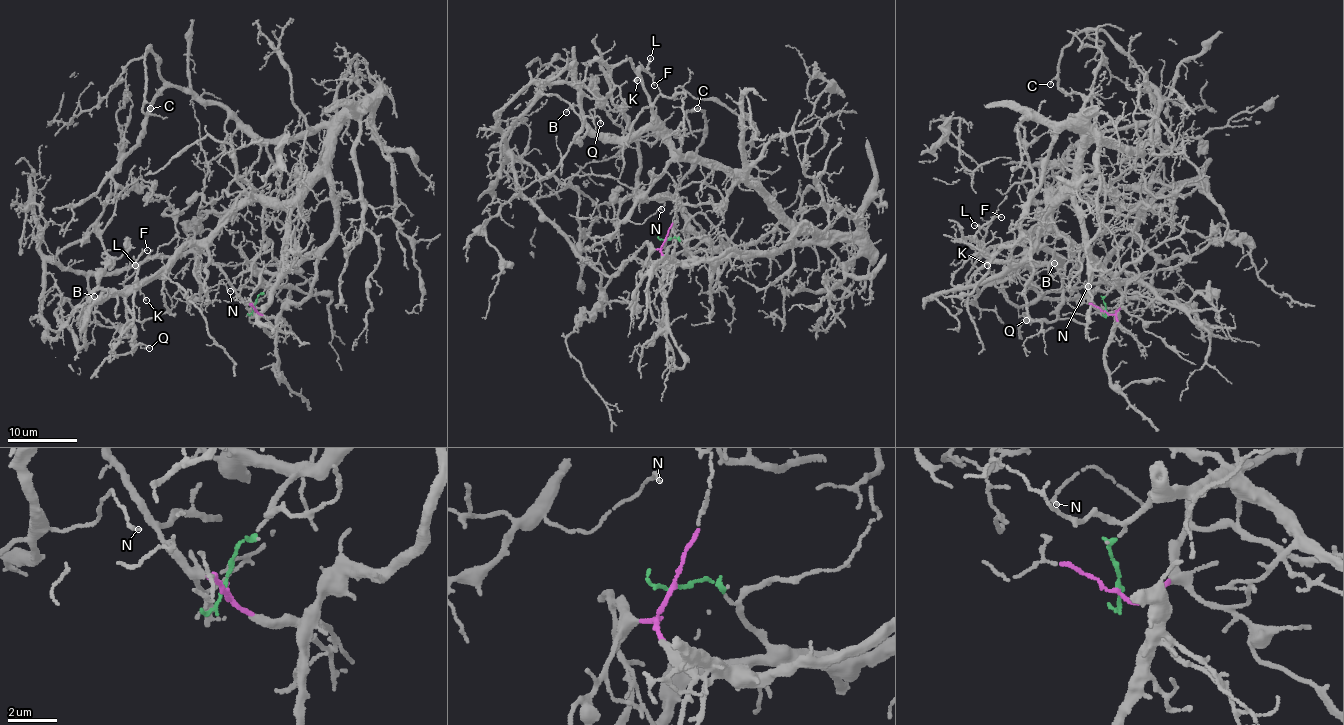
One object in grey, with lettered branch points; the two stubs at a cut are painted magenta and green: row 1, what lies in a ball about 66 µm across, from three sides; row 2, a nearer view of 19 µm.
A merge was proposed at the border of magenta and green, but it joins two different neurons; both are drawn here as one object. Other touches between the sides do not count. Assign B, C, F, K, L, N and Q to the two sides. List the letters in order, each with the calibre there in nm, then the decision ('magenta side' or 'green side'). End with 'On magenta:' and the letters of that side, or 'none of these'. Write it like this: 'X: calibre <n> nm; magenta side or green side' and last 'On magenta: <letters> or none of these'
B: calibre 120 nm; green side
C: calibre 110 nm; green side
F: calibre 150 nm; green side
K: calibre 130 nm; green side
L: calibre 150 nm; green side
N: calibre 140 nm; green side
Q: calibre 110 nm; green side
On magenta: none of these

